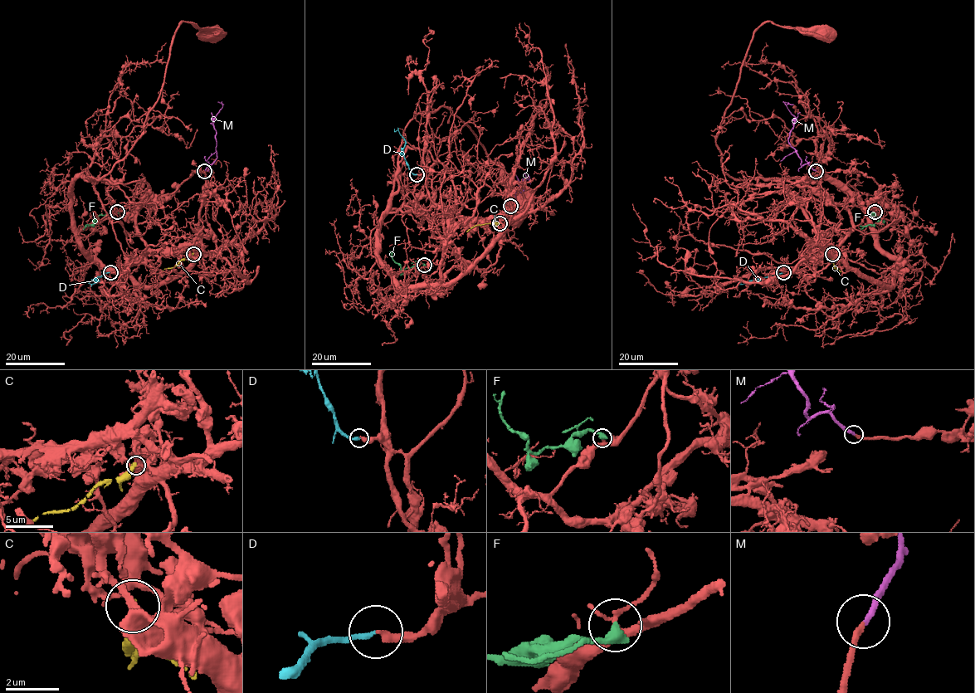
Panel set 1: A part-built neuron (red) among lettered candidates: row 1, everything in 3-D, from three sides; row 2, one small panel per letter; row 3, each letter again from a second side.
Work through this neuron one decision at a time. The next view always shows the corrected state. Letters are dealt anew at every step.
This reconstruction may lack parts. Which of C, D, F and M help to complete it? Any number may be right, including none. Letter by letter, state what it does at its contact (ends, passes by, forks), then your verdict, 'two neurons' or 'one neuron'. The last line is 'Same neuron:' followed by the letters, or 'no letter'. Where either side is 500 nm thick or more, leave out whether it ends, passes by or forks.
C: it ends; two neurons
D: it ends; one neuron
F: it ends; two neurons
M: it ends; one neuron
Same neuron: D, M

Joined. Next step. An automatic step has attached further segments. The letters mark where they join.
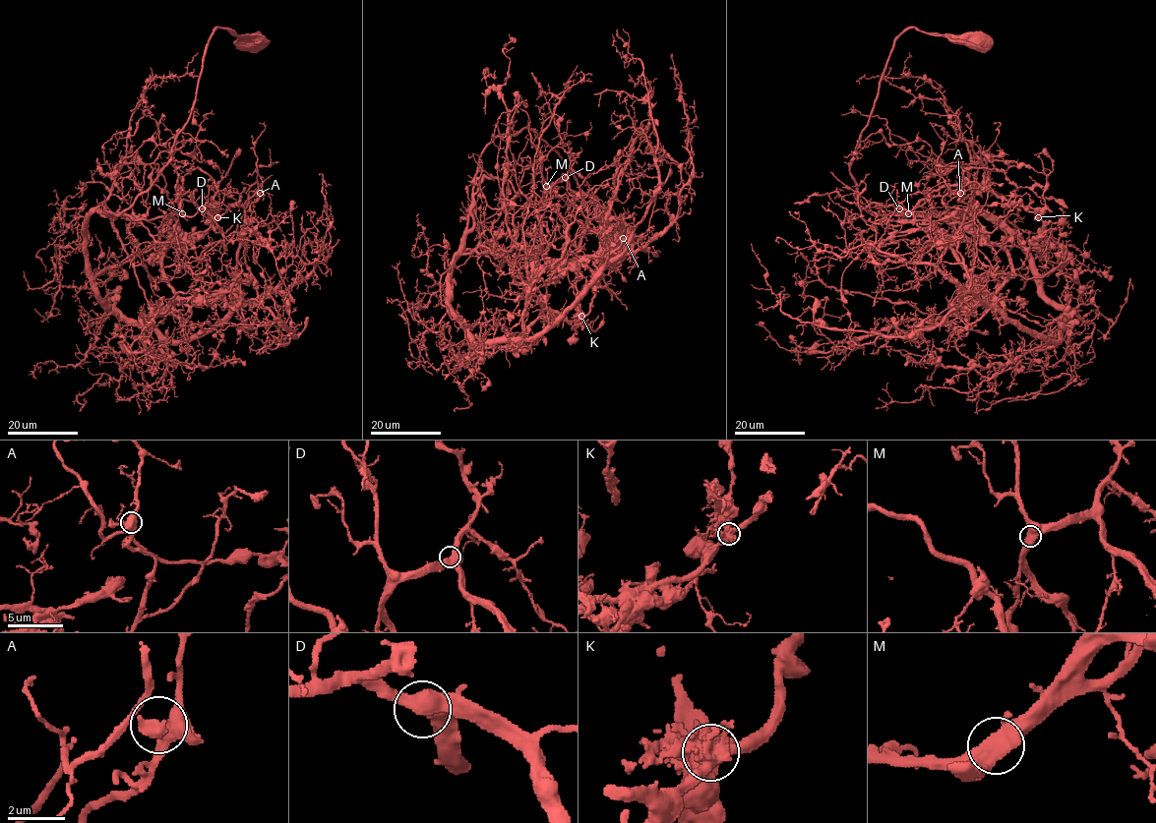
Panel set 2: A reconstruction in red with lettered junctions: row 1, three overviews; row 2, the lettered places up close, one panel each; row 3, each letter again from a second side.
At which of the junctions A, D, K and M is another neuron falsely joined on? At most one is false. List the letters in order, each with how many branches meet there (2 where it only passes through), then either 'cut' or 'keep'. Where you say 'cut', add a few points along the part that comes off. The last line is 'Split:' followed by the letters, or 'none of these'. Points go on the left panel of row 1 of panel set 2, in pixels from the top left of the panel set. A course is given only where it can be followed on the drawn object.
A: 4 | keep
D: 4 | keep
K: 4 | cut | (218, 216), (212, 180), (182, 201), (225, 247), (269, 148)
M: 4 | keep
Split: K

